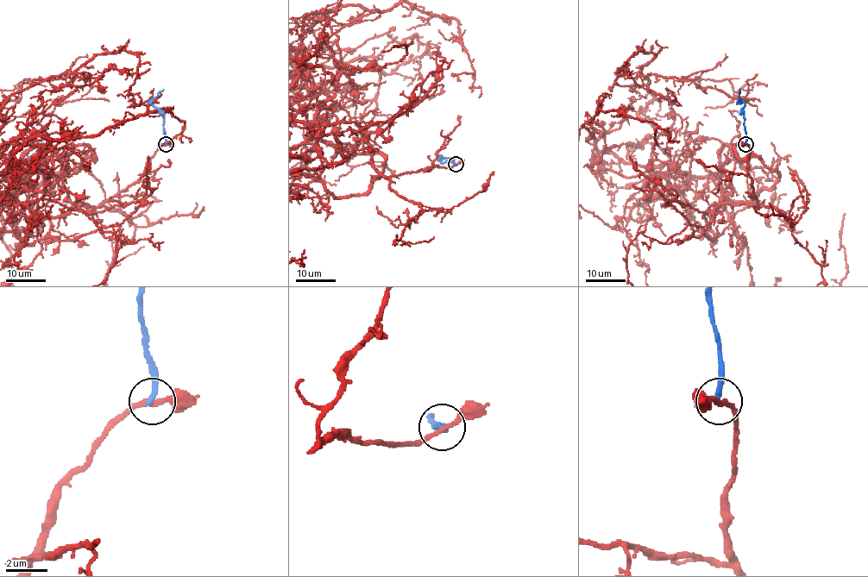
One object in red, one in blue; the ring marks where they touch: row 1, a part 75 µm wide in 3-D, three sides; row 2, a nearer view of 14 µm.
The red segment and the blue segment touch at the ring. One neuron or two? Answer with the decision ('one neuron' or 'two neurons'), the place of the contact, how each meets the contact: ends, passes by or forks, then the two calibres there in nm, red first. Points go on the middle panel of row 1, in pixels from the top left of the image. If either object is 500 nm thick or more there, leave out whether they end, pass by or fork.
two neurons; at (456, 164); red passes by; blue ends there; 220 nm thick on the red side, 260 nm on the other

